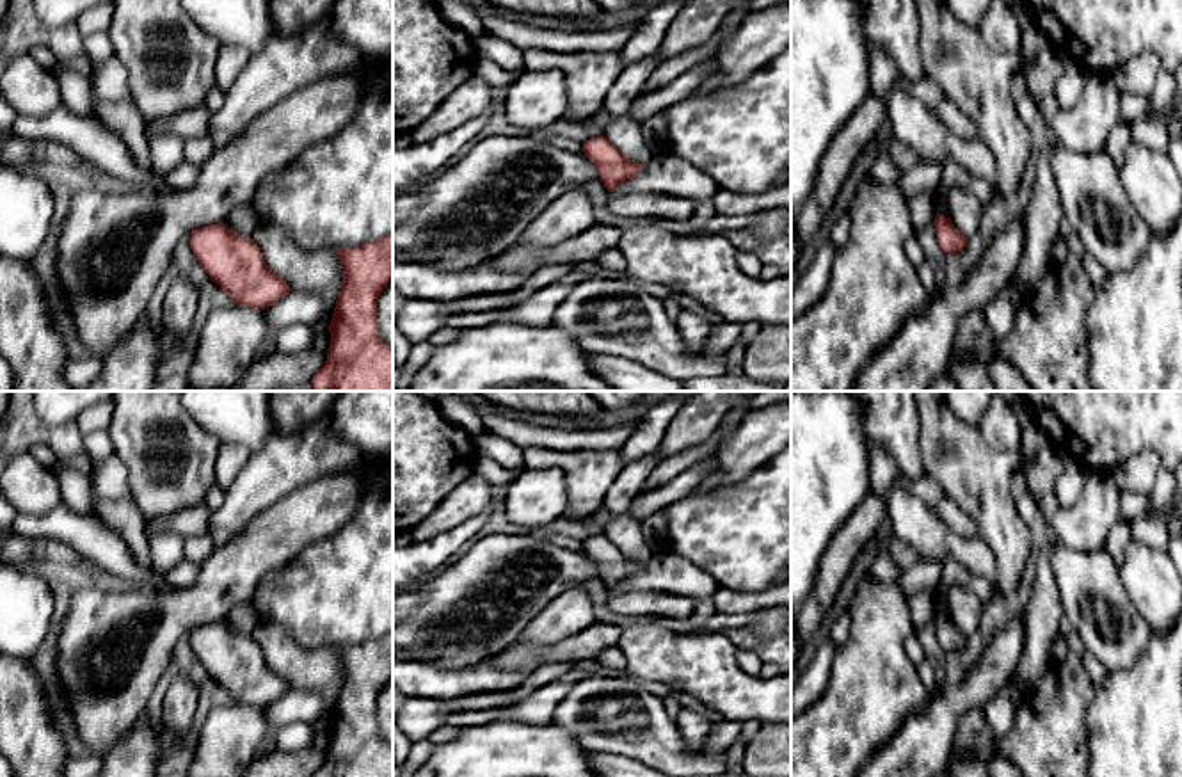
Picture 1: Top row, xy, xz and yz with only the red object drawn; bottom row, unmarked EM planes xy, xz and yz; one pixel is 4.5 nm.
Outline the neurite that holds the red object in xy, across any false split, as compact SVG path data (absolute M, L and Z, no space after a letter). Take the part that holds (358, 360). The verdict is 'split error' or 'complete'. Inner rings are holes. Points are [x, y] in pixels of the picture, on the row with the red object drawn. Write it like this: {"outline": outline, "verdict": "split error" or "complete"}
{"outline": "M393 235L357 247L336 247L343 284L329 324L325 364L313 375L313 391L393 391L393 347L379 336L377 302L393 277Z", "verdict": "complete"}

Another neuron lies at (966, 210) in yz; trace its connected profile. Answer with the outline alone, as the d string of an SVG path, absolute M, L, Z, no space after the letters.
M954 187L949 188L947 204L954 228L969 238L978 235L983 217L983 204L978 196L967 188Z

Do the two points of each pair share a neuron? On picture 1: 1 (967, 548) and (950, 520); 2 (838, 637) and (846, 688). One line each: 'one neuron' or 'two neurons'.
1: two neurons
2: two neurons

